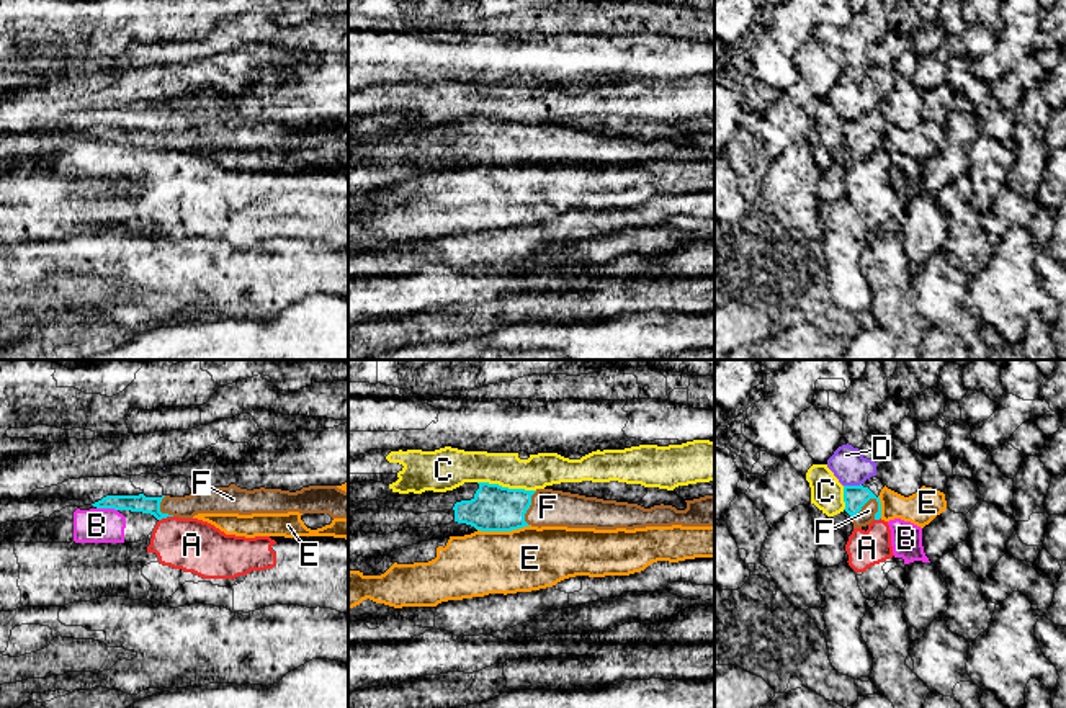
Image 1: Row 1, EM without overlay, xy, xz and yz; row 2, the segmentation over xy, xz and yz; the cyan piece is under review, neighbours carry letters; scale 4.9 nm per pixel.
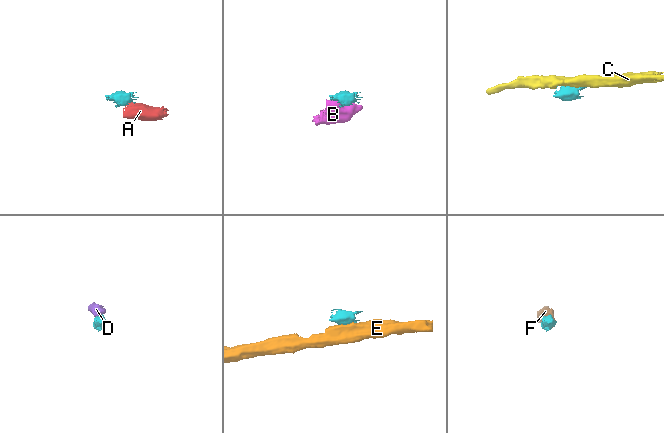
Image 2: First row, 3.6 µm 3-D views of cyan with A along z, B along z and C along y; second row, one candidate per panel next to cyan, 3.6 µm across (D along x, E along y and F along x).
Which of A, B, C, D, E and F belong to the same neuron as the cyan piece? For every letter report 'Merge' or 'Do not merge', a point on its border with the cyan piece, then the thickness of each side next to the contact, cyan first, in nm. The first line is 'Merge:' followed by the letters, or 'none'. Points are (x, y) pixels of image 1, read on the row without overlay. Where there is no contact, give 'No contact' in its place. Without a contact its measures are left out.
Merge: F
A: Do not merge. Touches cyan at xy (165, 151). Thickness 80 nm (cyan) against 260 nm
B: Do not merge. Touches cyan at xy (107, 141). Thickness 80 nm (cyan) against 180 nm
C: Do not merge. Touches cyan at xz (507, 121). Thickness 220 nm (cyan) against 170 nm
D: Do not merge. Touches cyan at yz (852, 120). Thickness 110 nm (cyan) against 170 nm
E: Do not merge. Touches cyan at xz (504, 164). Thickness 220 nm (cyan) against 320 nm
F: Merge. Touches cyan at yz (864, 138). Thickness 110 nm (cyan) against 80 nm

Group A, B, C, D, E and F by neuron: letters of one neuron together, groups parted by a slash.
A B / C / D / E / F

